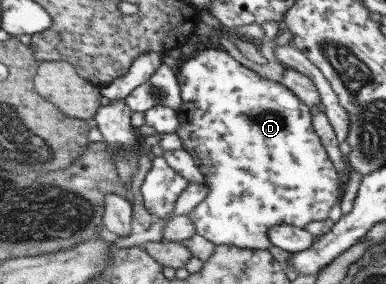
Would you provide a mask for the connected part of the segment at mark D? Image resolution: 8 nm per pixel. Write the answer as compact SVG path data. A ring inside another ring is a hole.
M205 46L195 57L182 62L177 77L181 86L182 103L178 110L180 128L176 131L176 134L180 136L180 140L184 144L182 148L194 156L194 161L198 168L200 168L200 172L204 175L206 187L209 189L209 193L205 199L193 210L193 221L196 224L196 231L199 235L208 239L216 246L232 245L238 246L240 249L267 250L271 246L271 240L268 239L267 232L272 227L288 225L302 229L310 221L322 221L322 219L328 217L327 213L330 211L330 207L339 203L341 199L343 179L340 179L330 159L328 159L328 155L326 155L318 136L314 133L309 108L305 107L304 103L300 102L287 87L284 87L281 83L274 83L274 81L260 78L256 73L250 71L250 69L246 69L239 62L234 61L226 53L226 50L218 51Z

